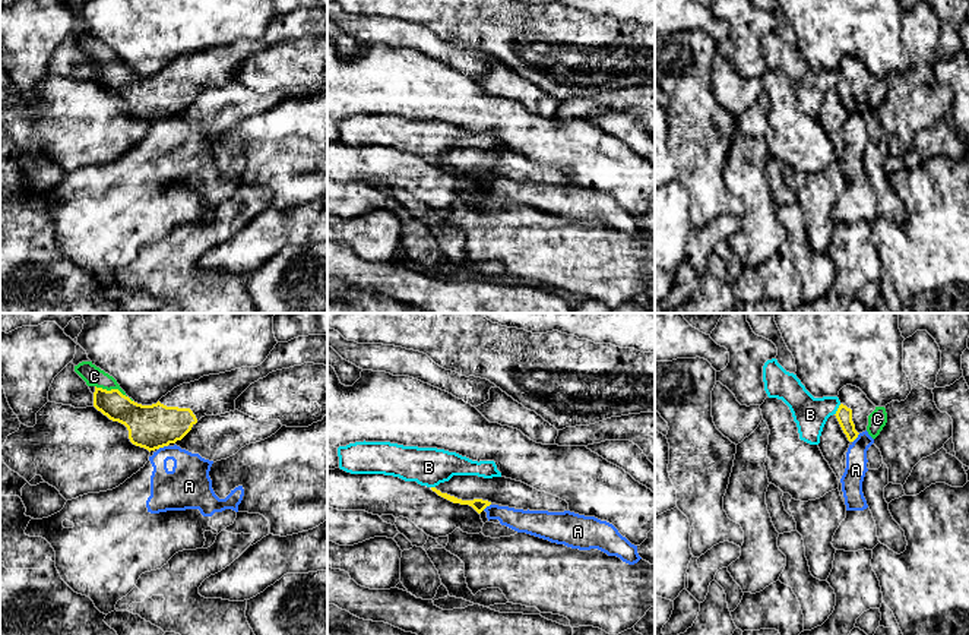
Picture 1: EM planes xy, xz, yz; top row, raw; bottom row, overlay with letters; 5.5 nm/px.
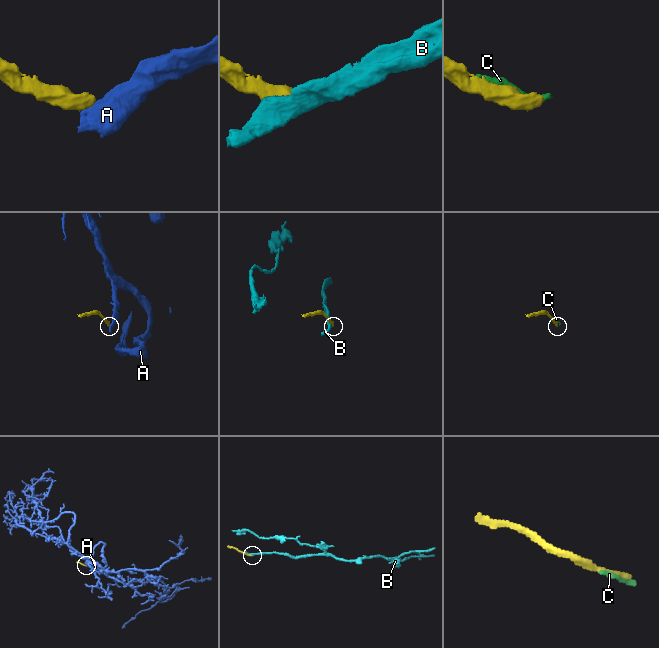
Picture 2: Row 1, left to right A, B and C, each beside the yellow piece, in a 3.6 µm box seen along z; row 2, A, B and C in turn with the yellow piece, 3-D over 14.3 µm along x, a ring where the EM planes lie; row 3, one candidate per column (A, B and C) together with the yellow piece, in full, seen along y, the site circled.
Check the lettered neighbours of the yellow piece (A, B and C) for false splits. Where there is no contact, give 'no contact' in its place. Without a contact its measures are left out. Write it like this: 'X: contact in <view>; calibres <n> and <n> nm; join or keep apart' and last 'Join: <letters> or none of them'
A: contact in xy; calibres 240 and 240 nm; keep apart
B: contact in yz; calibres 90 and 190 nm; keep apart
C: contact in xy; calibres 190 and 110 nm; join
Join: C

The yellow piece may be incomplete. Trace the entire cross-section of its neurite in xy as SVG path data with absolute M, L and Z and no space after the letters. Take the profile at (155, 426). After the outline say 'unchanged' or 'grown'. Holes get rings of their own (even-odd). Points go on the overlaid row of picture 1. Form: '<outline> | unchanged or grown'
M327 335L278 342L260 366L183 383L152 405L137 404L118 389L95 386L94 407L110 420L124 424L130 442L151 452L181 440L205 416L234 411L235 399L259 379L304 363L327 366Z | grown

